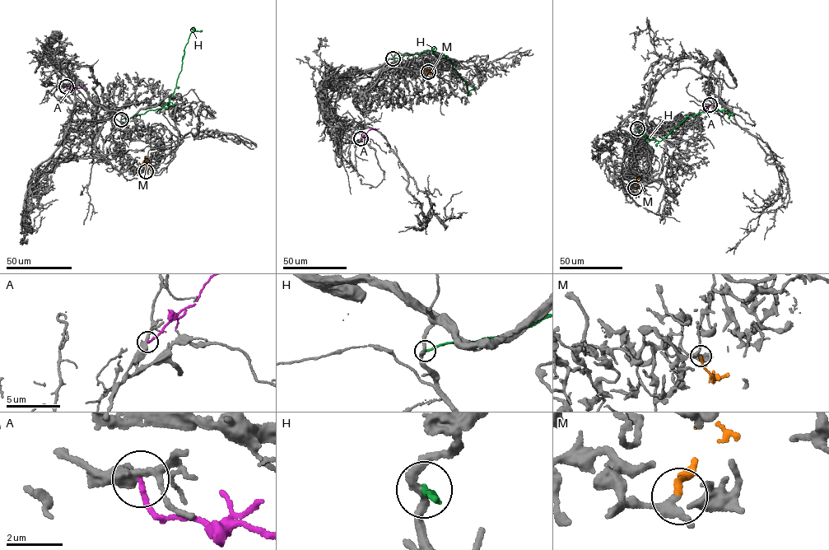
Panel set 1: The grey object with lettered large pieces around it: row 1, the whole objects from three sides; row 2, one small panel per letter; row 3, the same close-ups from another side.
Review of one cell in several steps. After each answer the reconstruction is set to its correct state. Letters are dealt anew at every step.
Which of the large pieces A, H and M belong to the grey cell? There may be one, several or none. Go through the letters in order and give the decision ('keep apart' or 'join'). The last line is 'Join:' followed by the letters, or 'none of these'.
A: keep apart
H: keep apart
M: join
Join: M

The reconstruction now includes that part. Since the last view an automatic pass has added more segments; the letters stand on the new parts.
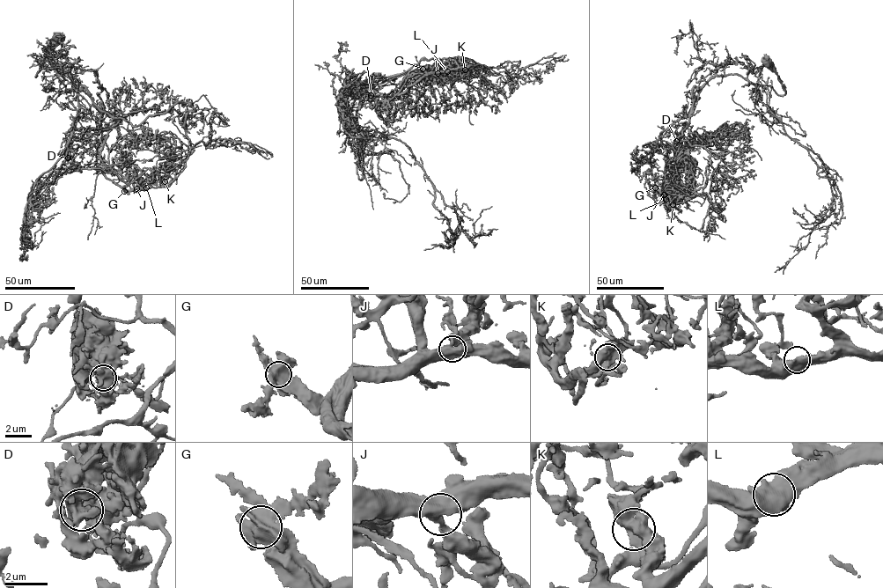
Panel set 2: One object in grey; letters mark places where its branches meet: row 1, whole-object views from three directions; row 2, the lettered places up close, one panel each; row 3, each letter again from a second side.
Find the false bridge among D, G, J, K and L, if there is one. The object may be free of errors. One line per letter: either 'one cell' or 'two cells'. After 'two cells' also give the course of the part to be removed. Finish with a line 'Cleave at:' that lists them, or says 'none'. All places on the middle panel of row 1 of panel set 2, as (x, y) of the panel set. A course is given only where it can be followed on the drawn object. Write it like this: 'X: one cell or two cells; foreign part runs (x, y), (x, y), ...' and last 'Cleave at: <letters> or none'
D: one cell
G: one cell
J: one cell
K: two cells; foreign part runs (465, 70), (464, 67), (431, 73), (426, 71), (419, 77), (414, 71), (423, 69), (428, 72), (443, 61)
L: one cell
Cleave at: K

